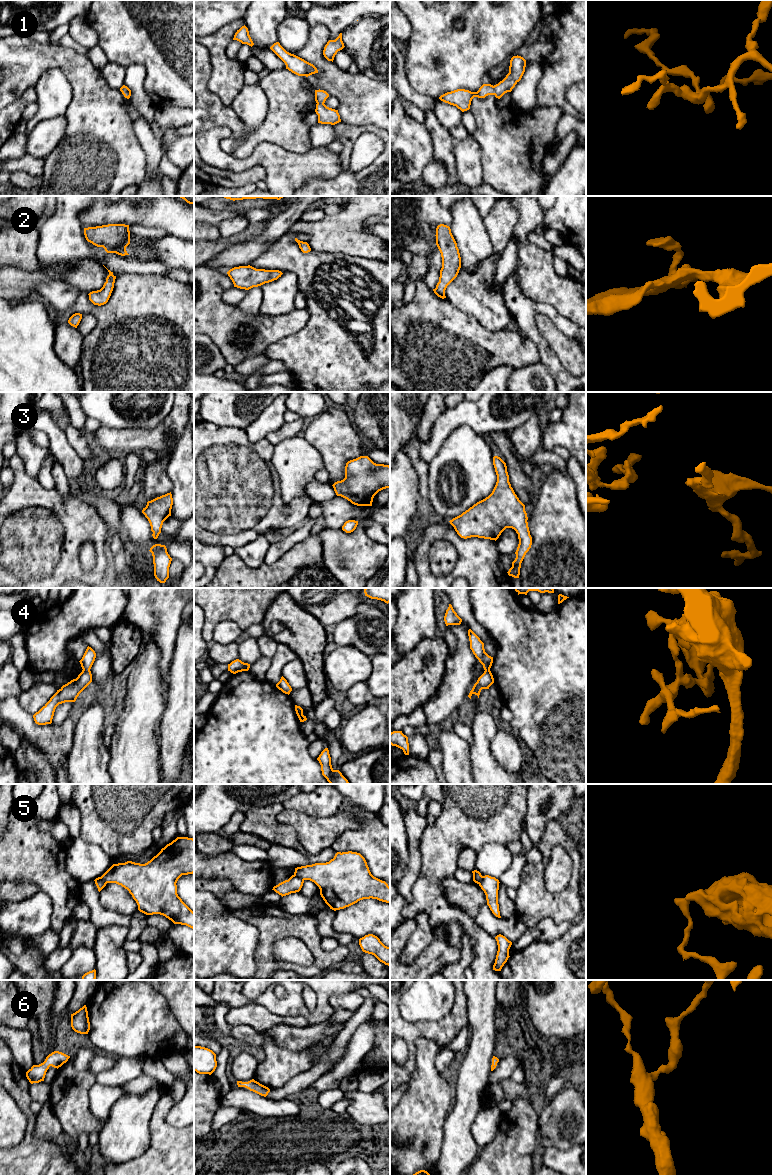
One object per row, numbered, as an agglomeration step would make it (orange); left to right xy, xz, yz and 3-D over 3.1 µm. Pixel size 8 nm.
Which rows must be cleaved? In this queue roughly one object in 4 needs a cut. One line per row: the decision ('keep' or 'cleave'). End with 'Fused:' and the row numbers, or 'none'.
1: keep
2: keep
3: keep
4: cleave
5: cleave
6: keep
Fused: 4, 5

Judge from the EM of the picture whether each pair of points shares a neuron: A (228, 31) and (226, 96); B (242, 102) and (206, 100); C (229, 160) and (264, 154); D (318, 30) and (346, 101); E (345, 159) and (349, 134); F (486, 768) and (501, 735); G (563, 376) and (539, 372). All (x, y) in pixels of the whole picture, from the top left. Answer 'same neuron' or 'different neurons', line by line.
A: same neuron
B: different neurons
C: same neuron
D: same neuron
E: same neuron
F: different neurons
G: different neurons

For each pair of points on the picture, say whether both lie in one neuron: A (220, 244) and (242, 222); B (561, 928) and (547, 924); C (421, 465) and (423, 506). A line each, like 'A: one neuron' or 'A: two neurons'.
A: two neurons
B: one neuron
C: one neuron

